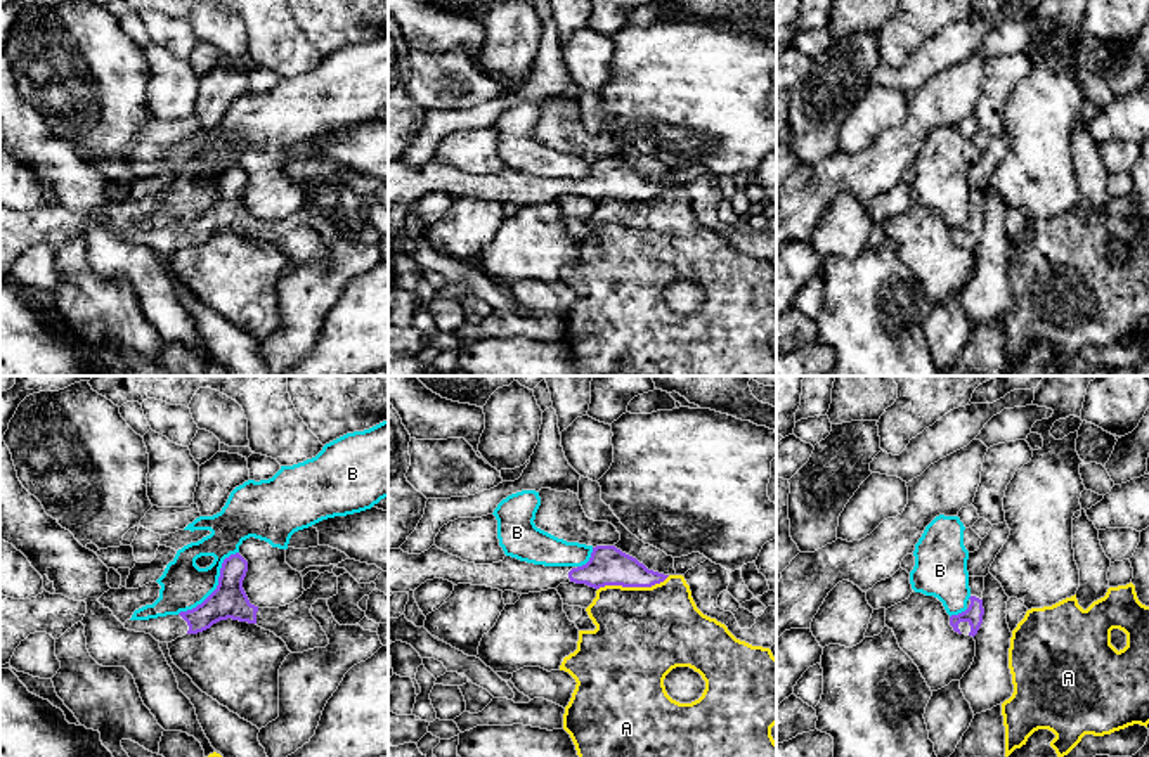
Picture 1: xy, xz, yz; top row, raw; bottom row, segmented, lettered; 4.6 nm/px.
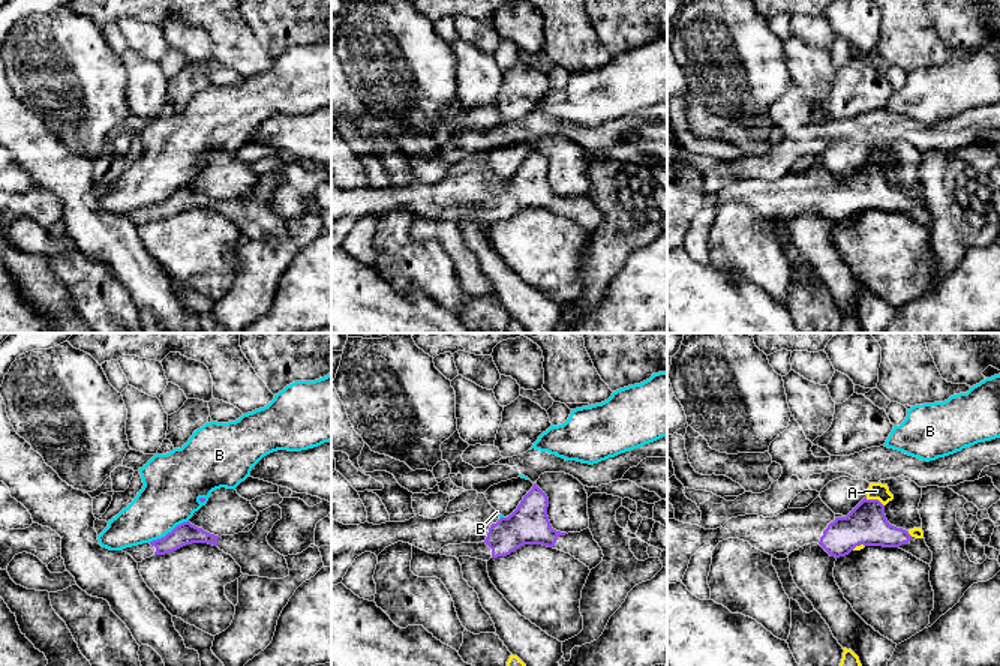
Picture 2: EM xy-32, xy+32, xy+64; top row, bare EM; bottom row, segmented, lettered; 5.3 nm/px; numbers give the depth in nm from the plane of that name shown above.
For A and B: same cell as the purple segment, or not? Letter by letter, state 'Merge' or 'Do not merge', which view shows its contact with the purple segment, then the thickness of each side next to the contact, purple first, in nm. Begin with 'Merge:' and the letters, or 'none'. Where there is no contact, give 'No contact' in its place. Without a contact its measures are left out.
Merge: none
A: Do not merge. Touches purple in xz. Thickness 180 nm (purple) against 440 nm
B: Do not merge. Touches purple in xy. Thickness 160 nm (purple) against 220 nm

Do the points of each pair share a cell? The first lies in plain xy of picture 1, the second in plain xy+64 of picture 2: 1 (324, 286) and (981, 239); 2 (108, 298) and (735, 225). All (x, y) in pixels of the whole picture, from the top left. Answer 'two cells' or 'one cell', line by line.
1: one cell
2: one cell

